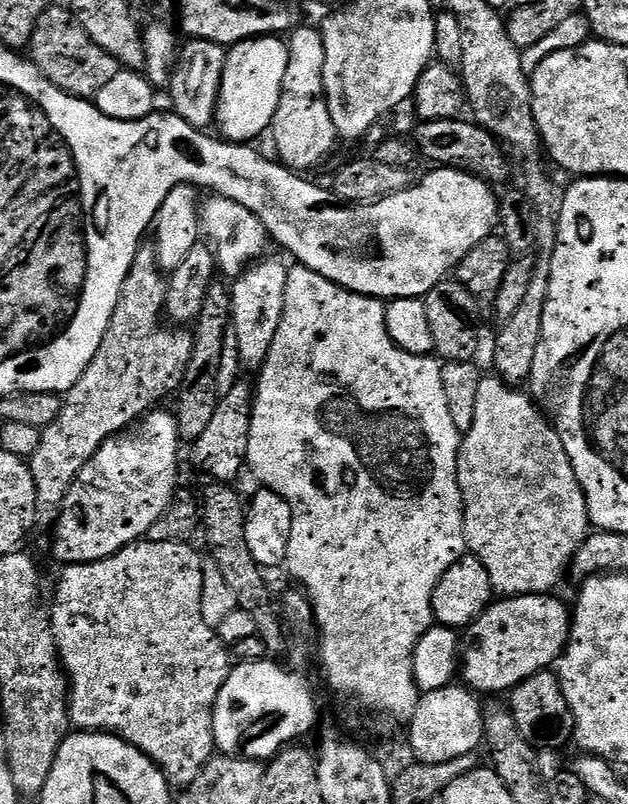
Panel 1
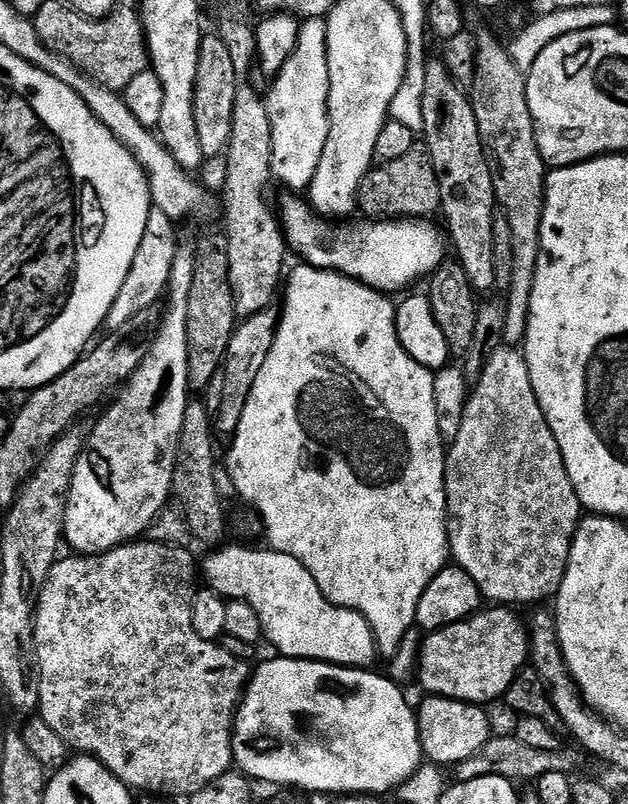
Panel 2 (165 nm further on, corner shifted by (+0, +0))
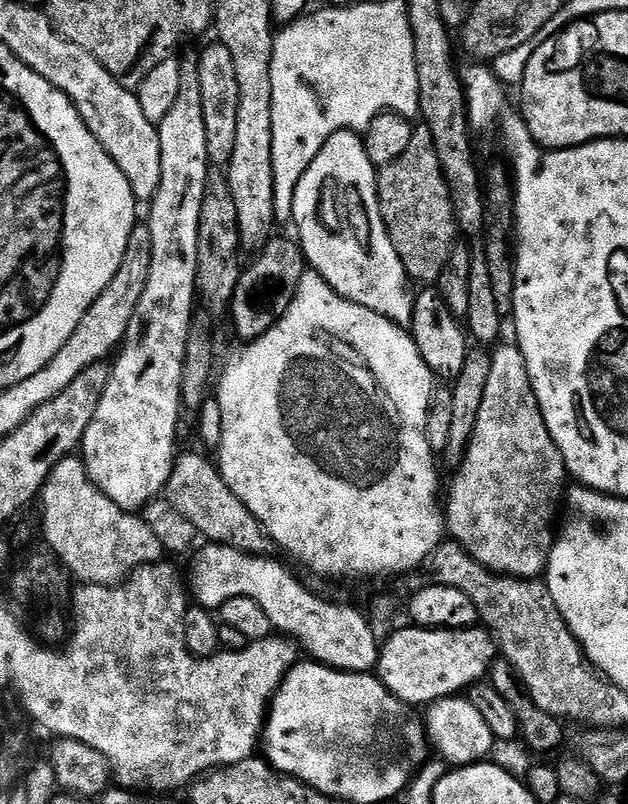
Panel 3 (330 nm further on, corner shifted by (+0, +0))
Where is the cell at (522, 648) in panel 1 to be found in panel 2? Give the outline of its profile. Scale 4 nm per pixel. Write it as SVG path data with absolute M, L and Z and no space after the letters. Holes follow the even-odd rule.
M492 606L492 608L487 612L487 610L481 610L476 613L475 616L468 617L467 620L458 622L457 624L451 624L445 628L440 628L436 632L427 633L426 639L423 641L422 647L420 649L420 667L418 669L418 681L425 688L425 693L434 695L434 696L445 696L451 700L464 700L467 704L478 704L481 706L488 706L488 703L491 700L496 700L507 693L509 686L514 682L514 678L519 672L524 671L526 665L530 660L530 632L526 627L525 621L524 624L515 616L515 611L509 610L504 606Z

